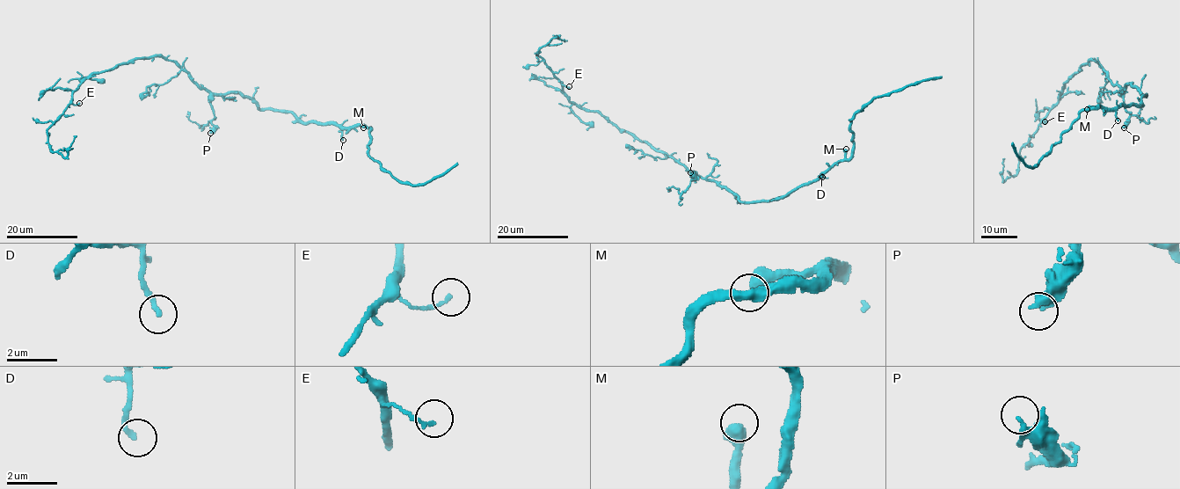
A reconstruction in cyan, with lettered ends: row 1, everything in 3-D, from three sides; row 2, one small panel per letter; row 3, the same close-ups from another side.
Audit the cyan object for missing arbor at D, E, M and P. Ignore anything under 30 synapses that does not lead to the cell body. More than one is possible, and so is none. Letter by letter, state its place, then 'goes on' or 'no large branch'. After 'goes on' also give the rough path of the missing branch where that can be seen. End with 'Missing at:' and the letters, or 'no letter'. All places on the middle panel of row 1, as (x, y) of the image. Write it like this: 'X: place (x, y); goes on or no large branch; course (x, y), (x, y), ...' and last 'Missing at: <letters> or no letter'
D: place (822, 177); no large branch
E: place (569, 86); no large branch
M: place (846, 149); goes on; course (846, 149), (842, 149), (848, 158), (858, 162), (872, 152), (962, 152)
P: place (690, 172); no large branch
Missing at: M

